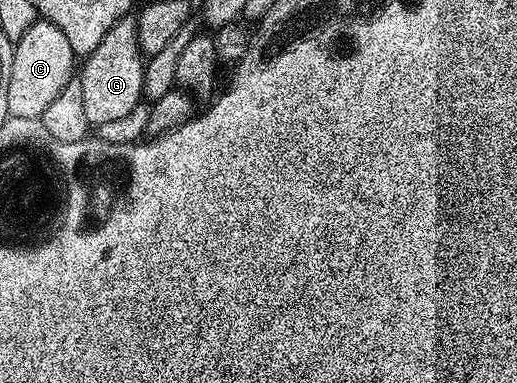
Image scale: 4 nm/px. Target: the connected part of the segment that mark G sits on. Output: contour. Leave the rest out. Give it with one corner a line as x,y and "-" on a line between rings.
134,17
119,18
97,48
86,55
77,74
77,81
81,84
81,96
84,97
83,105
88,125
98,128
101,124
113,123
123,116
129,116
133,108
141,105
144,99
144,65
145,56
139,51

